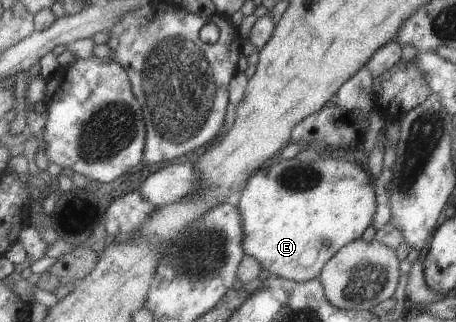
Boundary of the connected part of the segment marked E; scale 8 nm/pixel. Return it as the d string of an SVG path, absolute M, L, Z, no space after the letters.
M293 157L291 159L281 159L272 163L266 168L256 170L243 184L239 190L239 198L235 208L239 211L241 219L242 239L241 246L244 255L254 258L261 269L276 277L281 277L290 281L308 281L317 278L321 267L339 250L344 244L362 236L362 232L372 223L373 212L375 212L375 193L373 182L368 171L361 169L355 163L350 163L344 159L319 158L314 161L299 161Z

